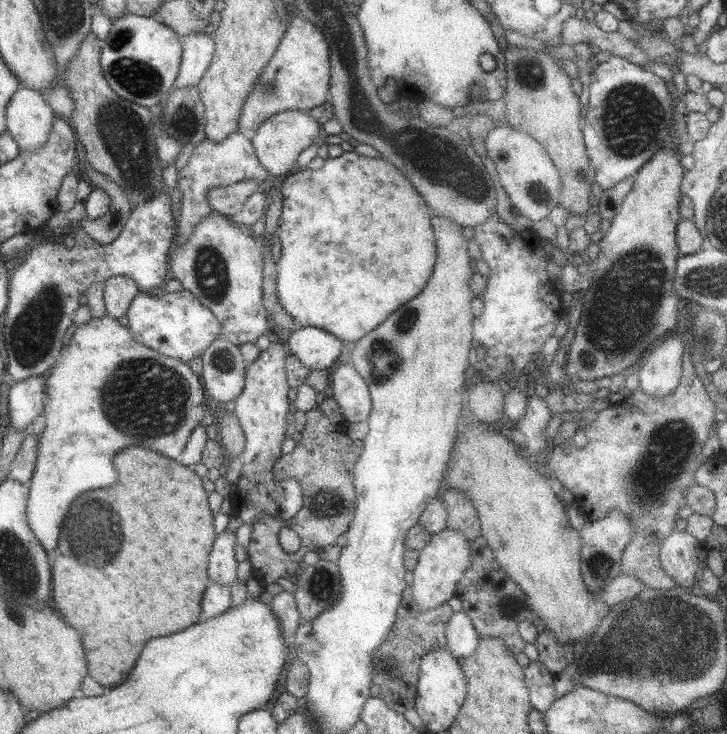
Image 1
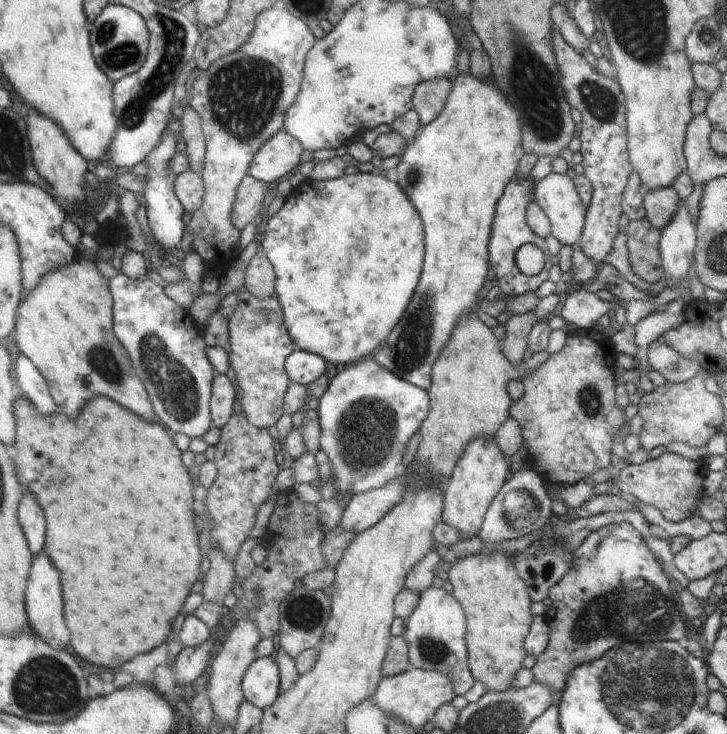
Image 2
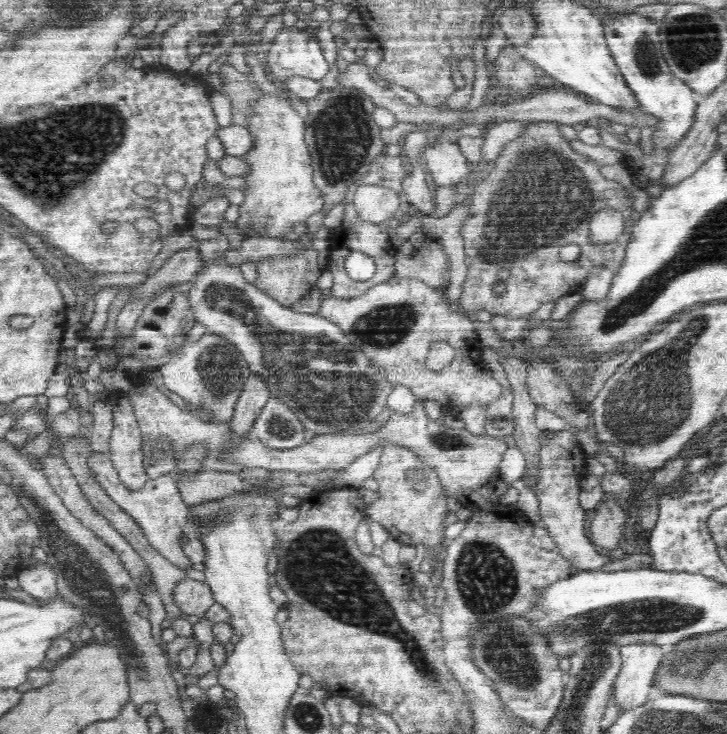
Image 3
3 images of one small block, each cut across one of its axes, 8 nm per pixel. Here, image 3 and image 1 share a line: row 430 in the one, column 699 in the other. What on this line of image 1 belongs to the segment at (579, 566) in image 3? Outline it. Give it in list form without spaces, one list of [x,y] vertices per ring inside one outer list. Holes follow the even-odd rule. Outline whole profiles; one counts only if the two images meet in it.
[[[673,530],[666,540],[663,540],[659,552],[660,562],[667,575],[671,576],[678,586],[687,590],[688,586],[693,586],[696,572],[700,568],[698,552],[702,548],[696,538],[686,530]]]

